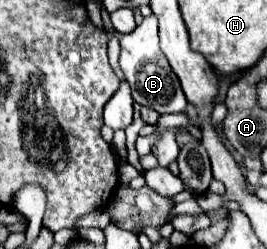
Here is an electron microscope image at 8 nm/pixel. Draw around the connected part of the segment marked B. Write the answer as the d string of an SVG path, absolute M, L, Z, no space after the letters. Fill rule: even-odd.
M148 16L142 20L142 24L136 26L134 32L123 34L115 31L114 35L122 44L122 54L120 54L120 68L132 88L132 98L142 104L148 106L152 110L156 110L158 114L176 114L176 112L184 112L188 106L188 100L180 88L180 82L176 80L176 74L172 72L172 68L168 68L168 62L160 50L158 44L158 20L156 16Z

